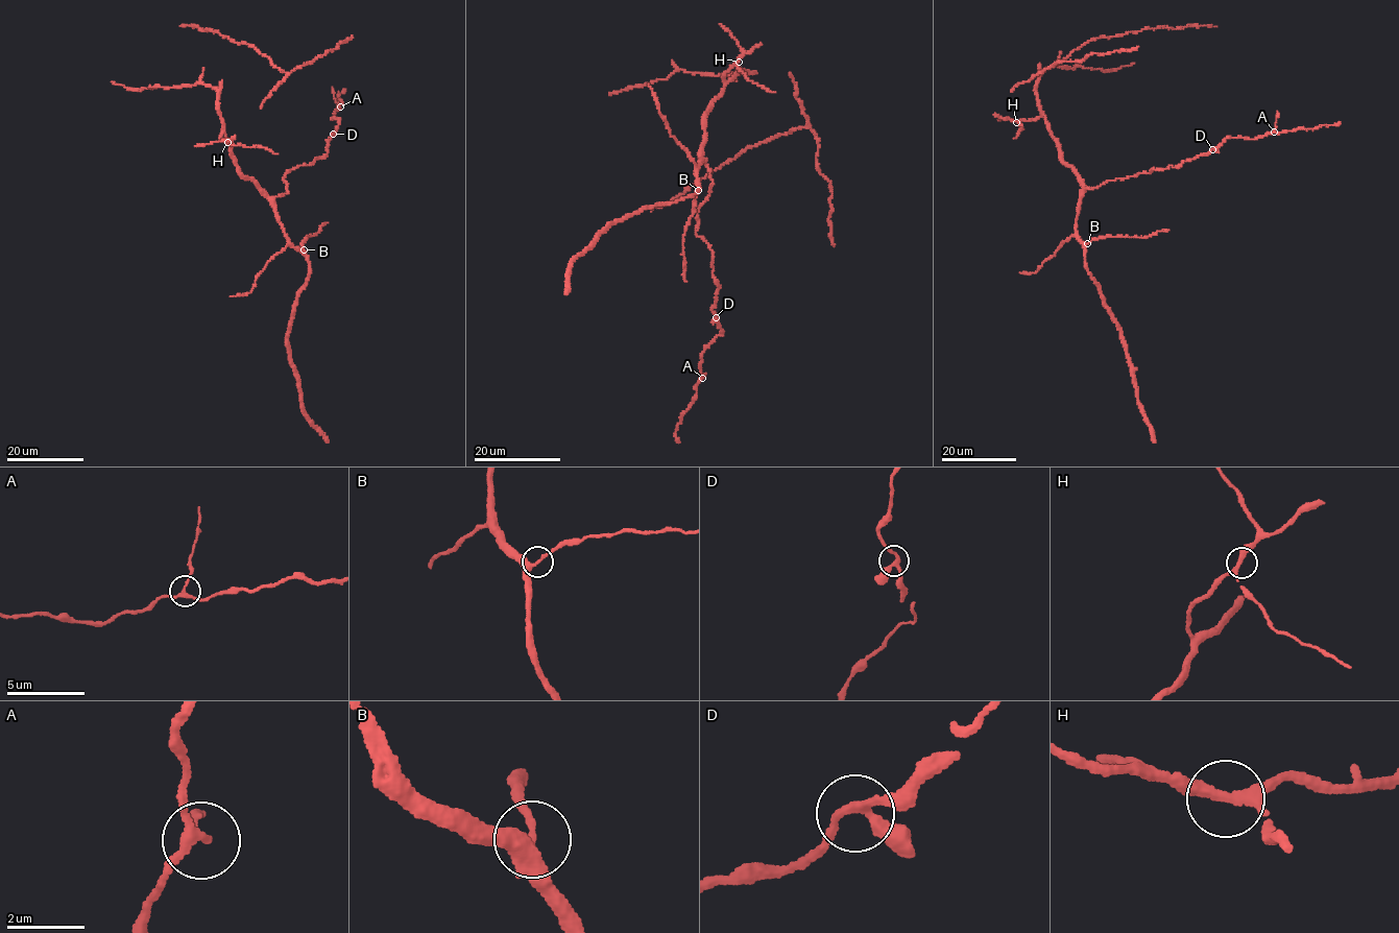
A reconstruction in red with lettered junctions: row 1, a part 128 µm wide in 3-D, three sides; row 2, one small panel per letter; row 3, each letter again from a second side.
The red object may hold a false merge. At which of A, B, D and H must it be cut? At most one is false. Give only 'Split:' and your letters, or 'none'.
Split: none

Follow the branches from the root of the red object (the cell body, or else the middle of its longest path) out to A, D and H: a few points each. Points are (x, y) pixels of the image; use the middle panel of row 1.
A: (714, 101), (699, 150), (713, 184), (695, 234), (713, 252), (712, 310), (722, 332), (703, 350), (702, 378)
D: (714, 101), (703, 115), (699, 150), (713, 184), (695, 234), (713, 252), (716, 317)
H: (714, 101), (724, 90), (724, 74), (739, 62)

